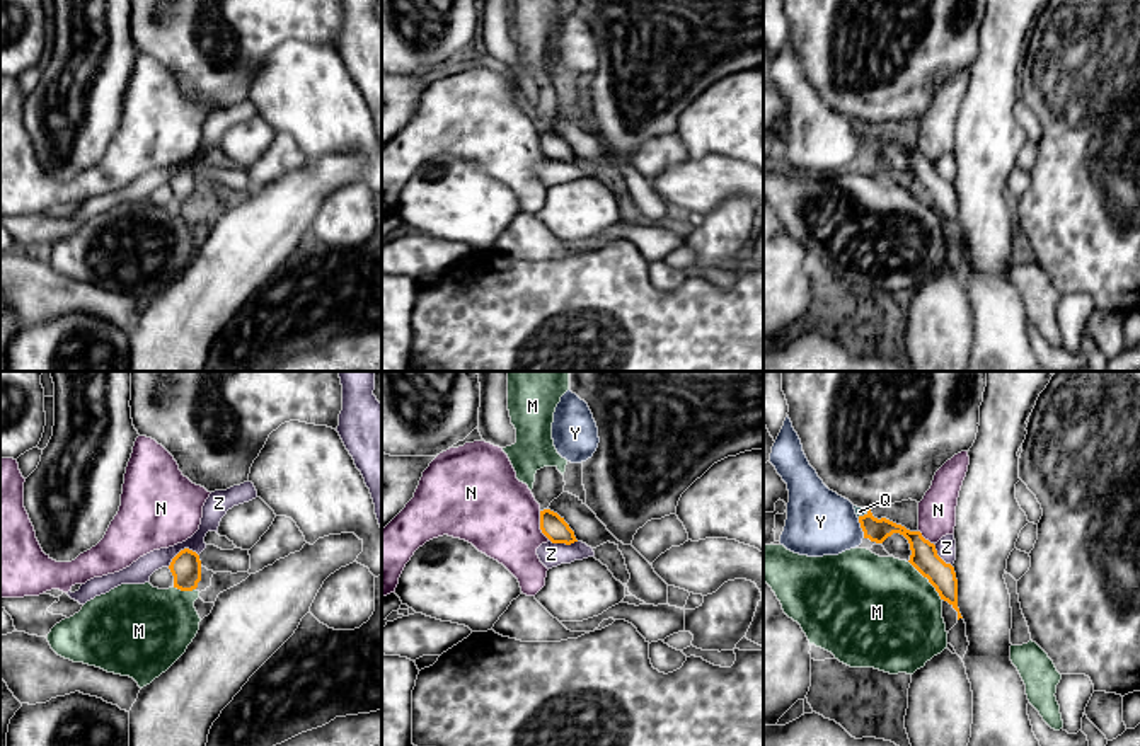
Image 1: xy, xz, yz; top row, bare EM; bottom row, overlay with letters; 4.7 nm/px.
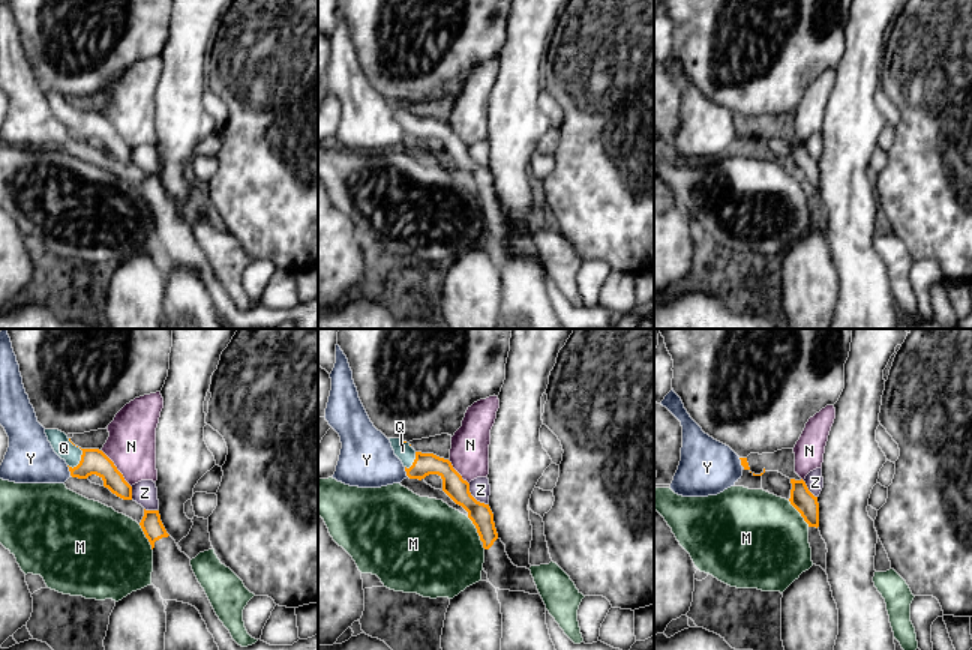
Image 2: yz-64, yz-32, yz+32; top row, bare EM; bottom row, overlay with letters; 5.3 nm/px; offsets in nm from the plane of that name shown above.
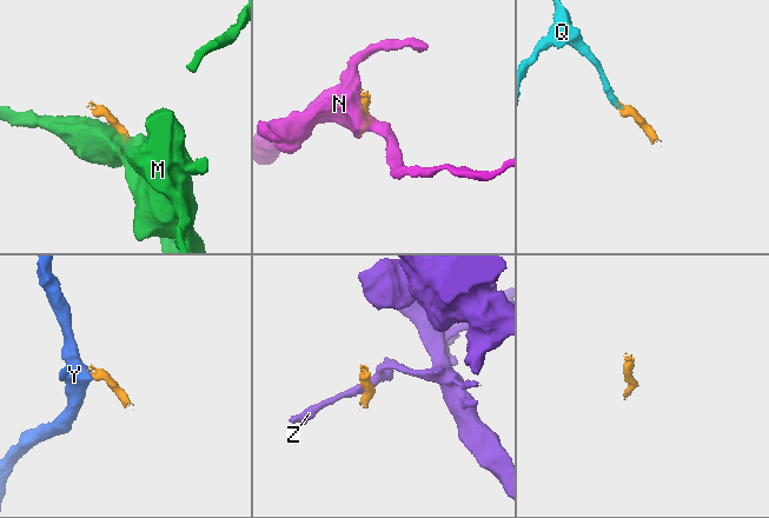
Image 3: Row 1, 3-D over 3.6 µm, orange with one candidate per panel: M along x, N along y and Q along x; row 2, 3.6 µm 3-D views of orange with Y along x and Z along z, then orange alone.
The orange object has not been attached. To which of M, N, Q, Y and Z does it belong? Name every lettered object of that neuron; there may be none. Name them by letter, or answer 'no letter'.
Q

